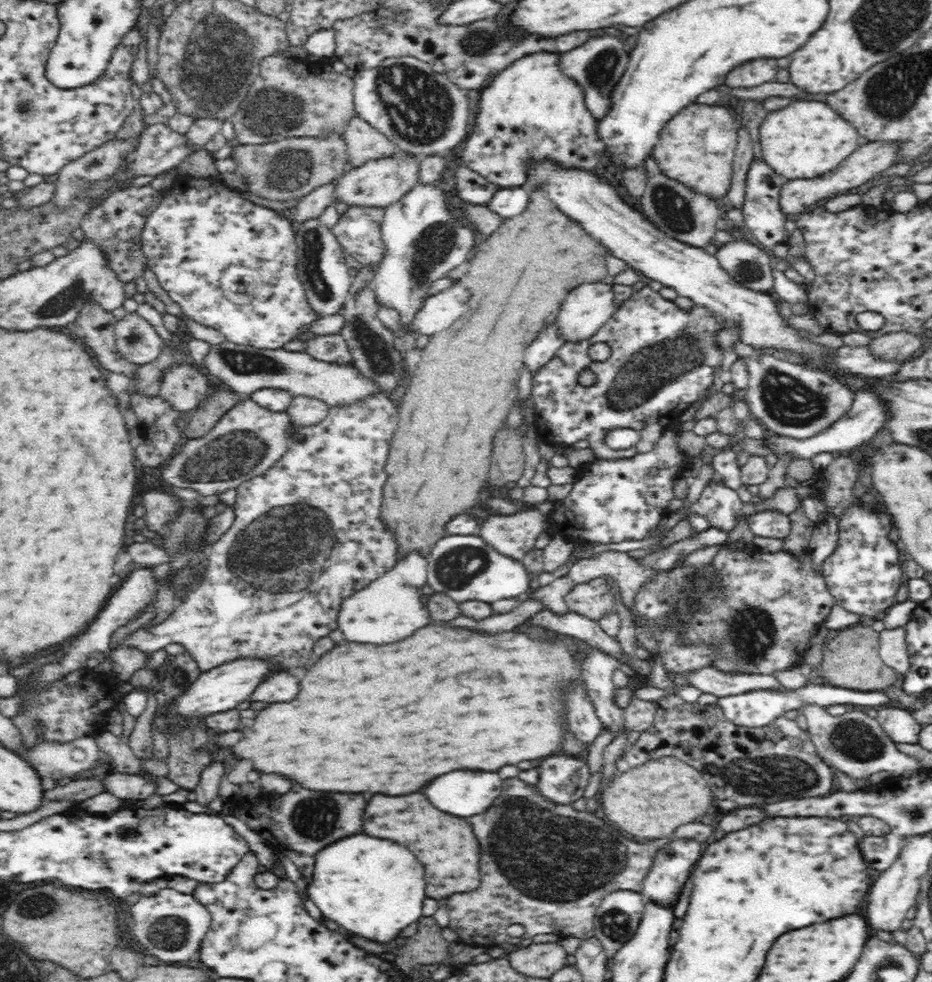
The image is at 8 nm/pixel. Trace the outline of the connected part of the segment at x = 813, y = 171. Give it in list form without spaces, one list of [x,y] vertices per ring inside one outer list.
[[[794,100],[786,108],[770,112],[760,126],[760,146],[765,163],[787,180],[814,179],[814,176],[830,172],[859,147],[858,132],[854,130],[854,126],[850,126],[846,120],[842,120],[824,102],[814,102],[814,100],[808,100],[808,102]]]

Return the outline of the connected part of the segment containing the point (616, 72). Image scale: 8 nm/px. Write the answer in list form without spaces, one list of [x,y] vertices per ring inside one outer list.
[[[600,36],[600,38],[590,38],[584,46],[566,52],[566,60],[564,62],[560,60],[562,71],[570,77],[574,77],[584,87],[585,104],[588,105],[590,113],[593,114],[597,122],[602,121],[608,112],[610,94],[626,70],[630,51],[630,46],[624,46],[618,38]]]

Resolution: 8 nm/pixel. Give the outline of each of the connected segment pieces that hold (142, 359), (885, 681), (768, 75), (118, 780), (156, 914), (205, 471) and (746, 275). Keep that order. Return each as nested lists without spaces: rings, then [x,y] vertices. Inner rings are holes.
[[[136,311],[116,321],[115,343],[117,351],[128,362],[145,365],[154,362],[163,352],[163,342],[152,324]]]
[[[856,624],[854,627],[848,627],[838,631],[837,635],[825,642],[822,651],[822,662],[820,668],[816,670],[816,674],[820,679],[827,680],[826,684],[835,687],[844,688],[855,691],[882,691],[887,686],[894,684],[898,680],[898,671],[890,668],[879,655],[879,632],[872,629],[870,624]]]
[[[772,58],[752,60],[750,64],[742,64],[742,68],[730,72],[730,76],[726,76],[726,84],[738,90],[760,87],[760,84],[774,82],[776,72],[778,72],[778,62]]]
[[[111,771],[102,781],[106,792],[113,794],[116,798],[128,800],[129,803],[143,801],[152,796],[157,789],[154,783],[144,778],[142,772],[139,774],[120,774]]]
[[[170,888],[159,890],[154,896],[140,898],[130,908],[130,912],[134,920],[132,934],[142,946],[146,946],[150,954],[158,956],[162,962],[184,962],[192,958],[192,954],[200,950],[200,942],[211,922],[211,914],[197,897]]]
[[[245,397],[203,436],[188,439],[177,448],[172,460],[161,470],[161,477],[174,487],[190,488],[202,496],[220,494],[230,488],[237,488],[240,484],[262,476],[289,450],[288,424],[291,420],[287,412],[272,412],[262,408],[257,402]]]
[[[741,239],[719,246],[715,258],[720,266],[746,288],[764,292],[773,287],[770,256],[758,246]]]

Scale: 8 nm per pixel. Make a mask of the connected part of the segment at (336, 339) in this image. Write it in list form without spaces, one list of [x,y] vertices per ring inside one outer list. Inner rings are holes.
[[[341,333],[316,335],[305,342],[304,349],[316,360],[327,363],[352,363],[353,358]]]

